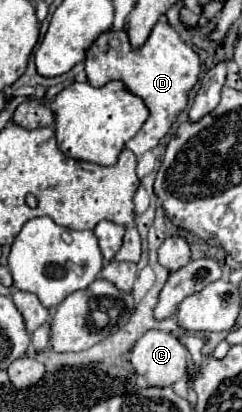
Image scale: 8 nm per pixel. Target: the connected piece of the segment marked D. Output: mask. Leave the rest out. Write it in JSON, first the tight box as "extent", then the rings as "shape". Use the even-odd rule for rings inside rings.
{"extent":[85,21,201,157],"shape":[[[159,21],[155,25],[147,43],[141,49],[131,49],[125,31],[119,33],[111,31],[111,33],[119,37],[119,43],[121,47],[125,47],[125,51],[111,51],[109,47],[111,35],[103,33],[87,51],[85,71],[93,87],[103,87],[111,81],[123,81],[131,89],[131,93],[141,97],[143,103],[147,105],[151,119],[147,119],[145,127],[125,145],[137,157],[141,157],[145,151],[151,151],[157,145],[157,141],[171,129],[177,115],[187,107],[189,93],[199,79],[201,61],[199,55],[177,35],[177,31],[167,21]]]}

